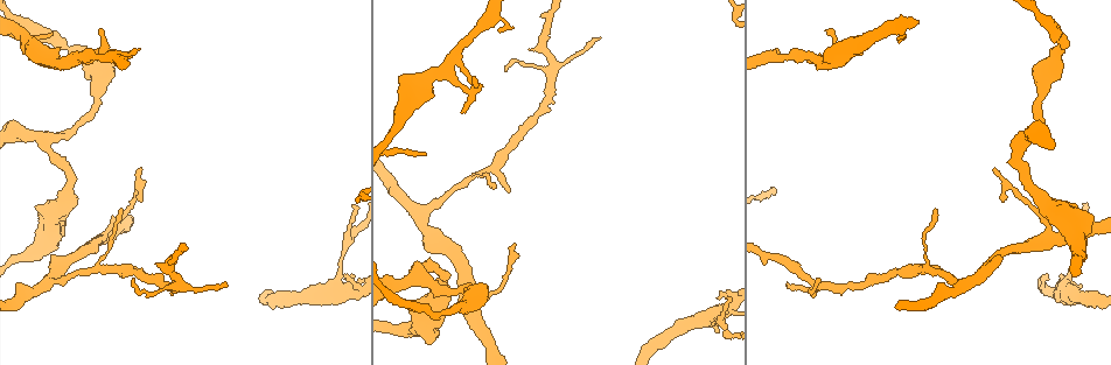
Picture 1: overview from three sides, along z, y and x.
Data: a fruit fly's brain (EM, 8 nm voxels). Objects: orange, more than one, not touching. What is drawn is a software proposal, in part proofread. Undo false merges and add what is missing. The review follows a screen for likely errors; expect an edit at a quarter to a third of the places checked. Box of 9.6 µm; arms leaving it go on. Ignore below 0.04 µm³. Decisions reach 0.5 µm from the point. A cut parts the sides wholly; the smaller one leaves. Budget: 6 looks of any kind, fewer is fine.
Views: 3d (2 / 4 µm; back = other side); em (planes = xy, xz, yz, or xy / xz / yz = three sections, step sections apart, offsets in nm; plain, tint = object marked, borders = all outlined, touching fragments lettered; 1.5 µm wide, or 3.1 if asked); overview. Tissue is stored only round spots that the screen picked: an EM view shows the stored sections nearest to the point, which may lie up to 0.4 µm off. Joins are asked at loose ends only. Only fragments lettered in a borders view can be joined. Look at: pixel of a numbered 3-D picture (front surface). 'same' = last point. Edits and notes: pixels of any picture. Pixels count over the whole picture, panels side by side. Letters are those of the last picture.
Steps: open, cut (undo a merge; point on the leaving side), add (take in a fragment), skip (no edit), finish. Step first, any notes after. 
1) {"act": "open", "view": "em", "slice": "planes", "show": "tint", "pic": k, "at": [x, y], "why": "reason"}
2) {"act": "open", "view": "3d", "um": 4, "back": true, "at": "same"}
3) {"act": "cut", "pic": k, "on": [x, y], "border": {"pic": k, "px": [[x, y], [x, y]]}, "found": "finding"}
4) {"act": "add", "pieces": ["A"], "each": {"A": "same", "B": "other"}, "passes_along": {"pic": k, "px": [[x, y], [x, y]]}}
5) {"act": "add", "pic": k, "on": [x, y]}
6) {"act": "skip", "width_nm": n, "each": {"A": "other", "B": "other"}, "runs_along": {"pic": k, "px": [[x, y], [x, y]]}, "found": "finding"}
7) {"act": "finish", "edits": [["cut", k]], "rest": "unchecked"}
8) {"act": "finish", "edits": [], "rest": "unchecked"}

{"act": "open", "view": "em", "slice": "planes", "show": "borders", "pic": 1, "at": [861, 54], "why": "tapers out"}

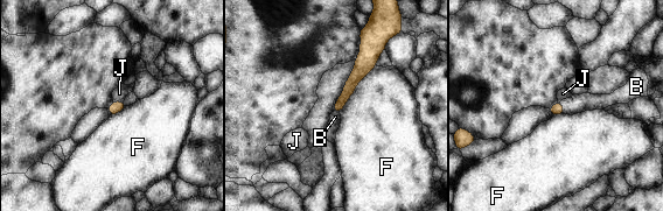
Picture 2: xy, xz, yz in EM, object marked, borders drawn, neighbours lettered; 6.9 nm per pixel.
{"act": "add", "pieces": ["B"], "each": {"B": "same", "F": "other", "J": "other"}, "passes_along": {"pic": 2, "px": [[557, 108], [563, 107], [576, 104]]}, "found": "the neuron continues"}

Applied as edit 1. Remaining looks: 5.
{"act": "open", "view": "em", "slice": "planes", "show": "borders", "pic": 1, "at": [139, 48], "why": "branch stops here"}

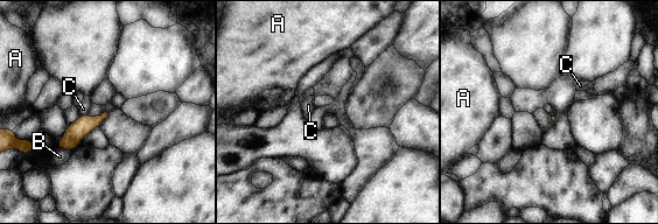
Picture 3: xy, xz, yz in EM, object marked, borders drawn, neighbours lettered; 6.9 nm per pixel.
{"act": "skip", "longest_contact_nm": ["B", 110], "each": {"A": "other", "B": "other", "C": "other"}, "border": {"pic": 3, "px": [[79, 114], [86, 116]]}, "found": "none of them fits"}

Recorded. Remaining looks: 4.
{"act": "open", "view": "em", "slice": "planes", "show": "tint", "pic": 1, "at": [134, 279], "why": "branch stops here"}

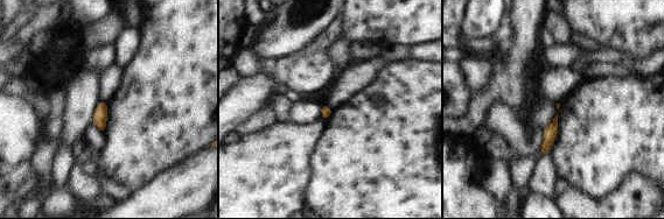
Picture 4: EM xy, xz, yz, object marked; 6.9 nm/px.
{"act": "open", "view": "em", "slice": "planes", "show": "borders", "at": "same", "why": "what lies round it"}

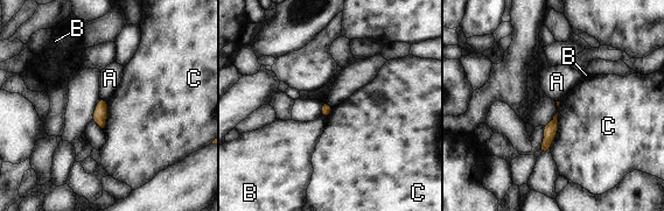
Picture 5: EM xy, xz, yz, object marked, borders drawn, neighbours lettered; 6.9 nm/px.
{"act": "skip", "width_nm": 80, "each": {"A": "other", "B": "other", "C": "other"}, "border": {"pic": 5, "px": [[109, 102], [105, 128], [103, 131]]}, "found": "none of them fits"}

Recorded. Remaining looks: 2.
{"act": "finish", "edits": [["add", 2]], "rest": "unchecked"}

